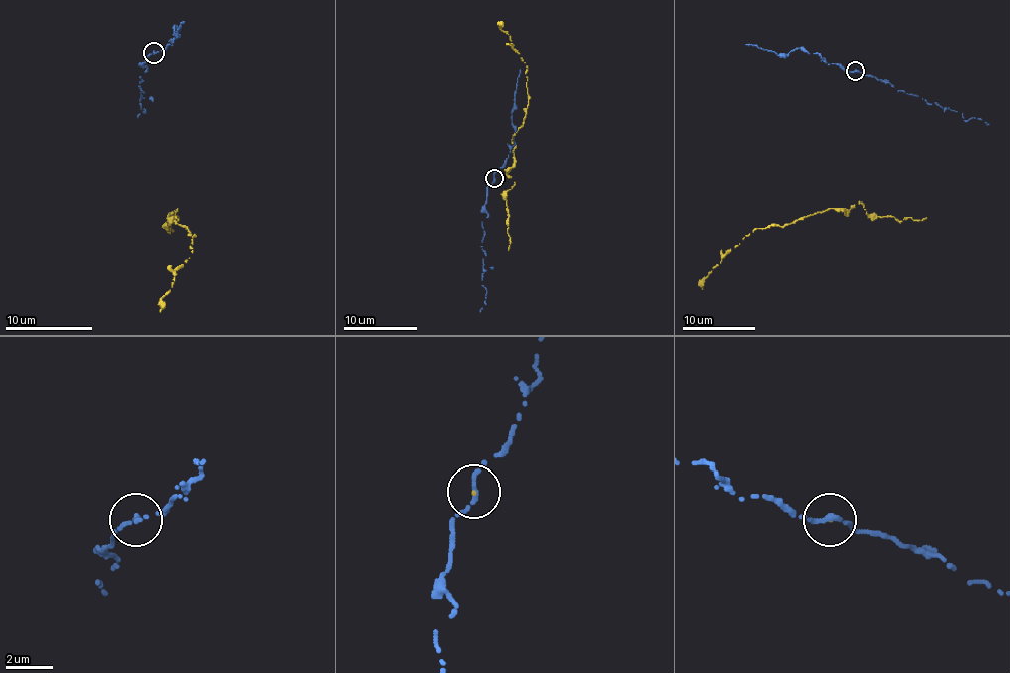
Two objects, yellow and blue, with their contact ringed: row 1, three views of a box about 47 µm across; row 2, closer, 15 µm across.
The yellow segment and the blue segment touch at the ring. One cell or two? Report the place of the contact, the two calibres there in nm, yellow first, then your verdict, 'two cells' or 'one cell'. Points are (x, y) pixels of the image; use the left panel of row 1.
place (154, 53); calibres 70 and 280 nm; one cell

